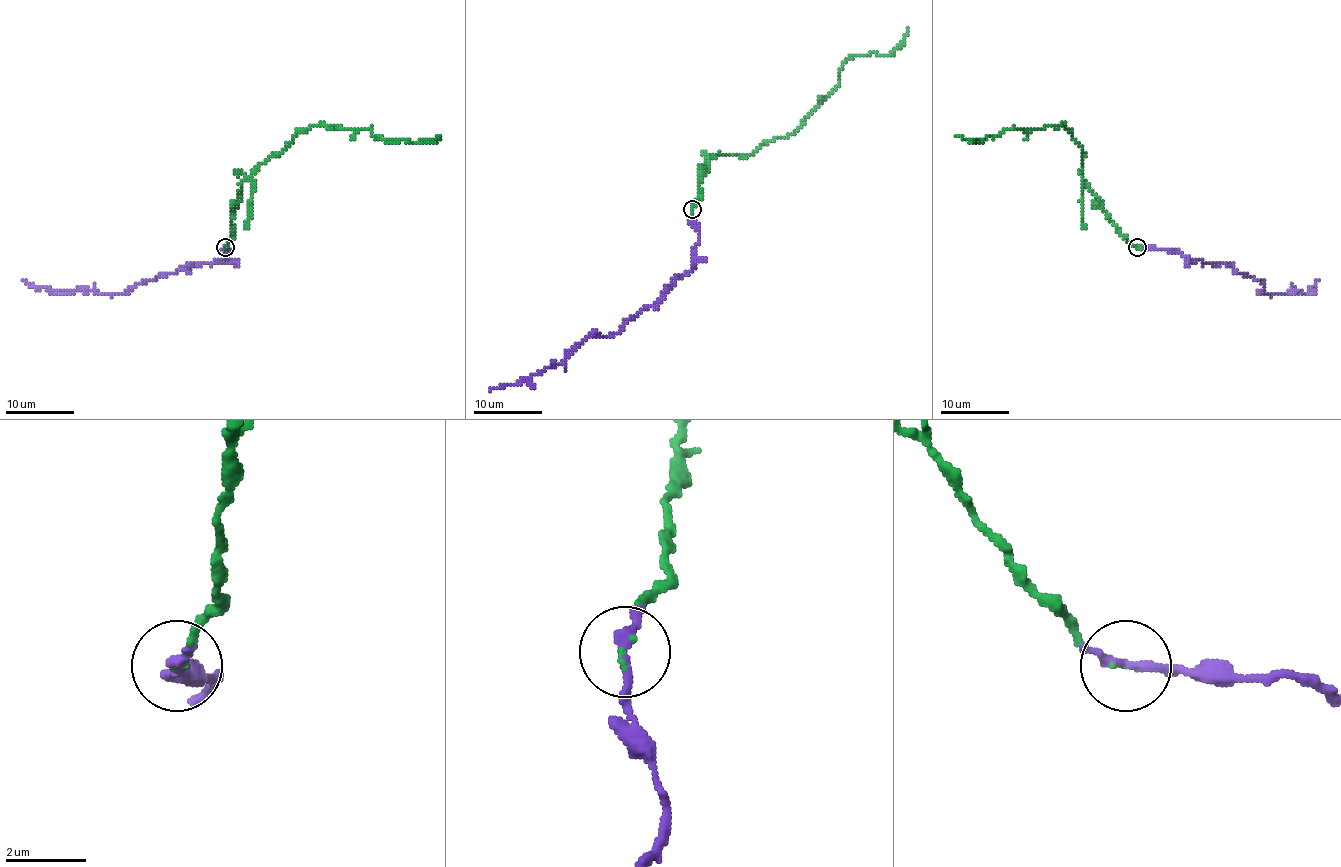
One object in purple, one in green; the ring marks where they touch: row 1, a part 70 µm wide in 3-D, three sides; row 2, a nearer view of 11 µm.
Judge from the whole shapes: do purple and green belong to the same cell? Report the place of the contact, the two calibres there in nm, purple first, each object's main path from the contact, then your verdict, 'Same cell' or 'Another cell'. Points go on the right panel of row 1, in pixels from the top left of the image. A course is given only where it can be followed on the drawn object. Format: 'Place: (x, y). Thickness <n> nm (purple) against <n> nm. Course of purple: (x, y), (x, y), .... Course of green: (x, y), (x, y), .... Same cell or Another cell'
Place: (1137, 247). Thickness 240 nm (purple) against 70 nm. Course of purple: (1136, 246), (1227, 263), (1261, 281), (1263, 293), (1307, 293), (1316, 279). Course of green: (1136, 246), (1110, 221), (1102, 202), (1083, 181), (1085, 154), (1064, 125), (1011, 128), (984, 142), (956, 135). Same cell

